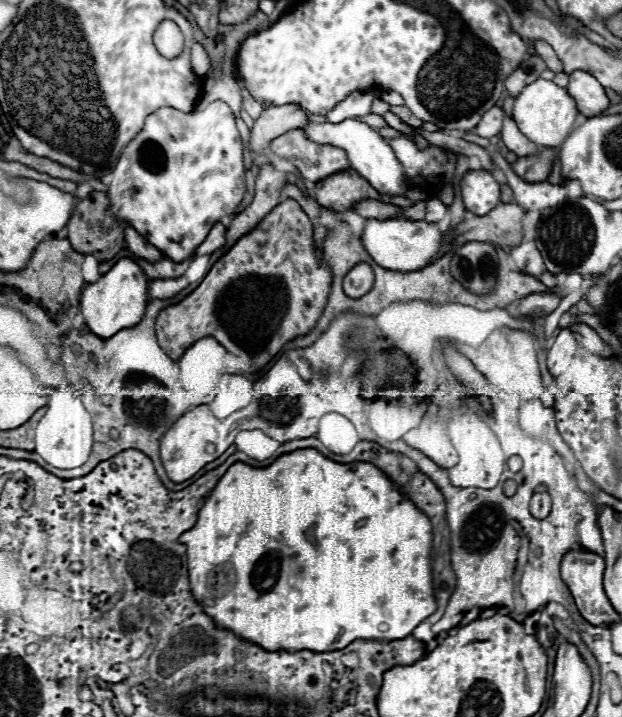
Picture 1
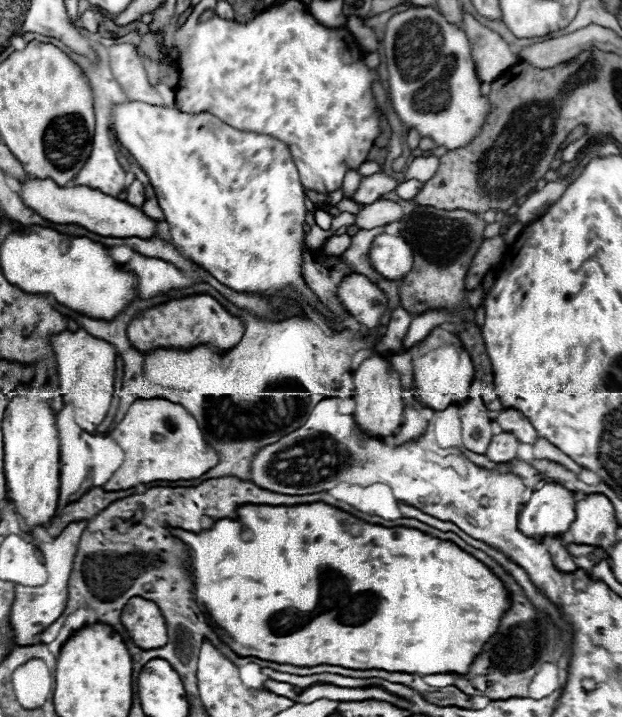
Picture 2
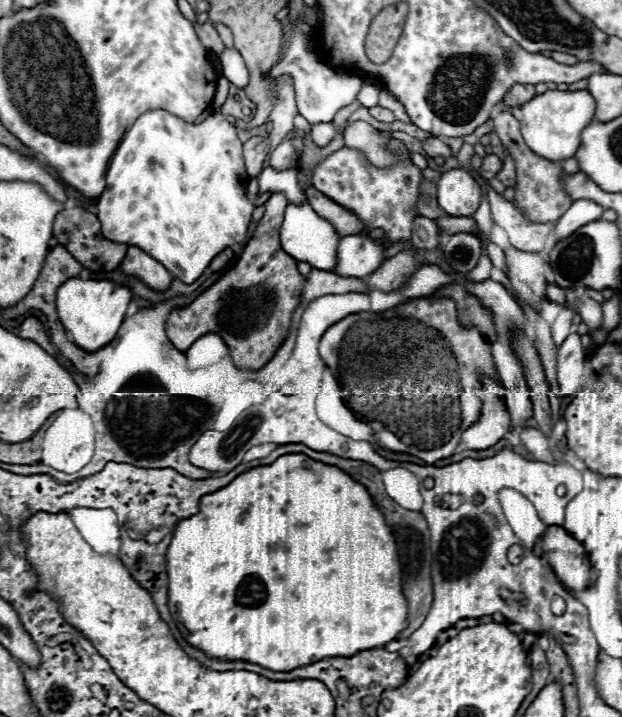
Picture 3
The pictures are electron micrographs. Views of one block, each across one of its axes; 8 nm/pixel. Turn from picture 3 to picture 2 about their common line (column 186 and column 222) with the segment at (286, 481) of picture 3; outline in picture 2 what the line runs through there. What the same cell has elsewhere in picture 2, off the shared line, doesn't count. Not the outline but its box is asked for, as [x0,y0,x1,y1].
[170,502,510,674]

